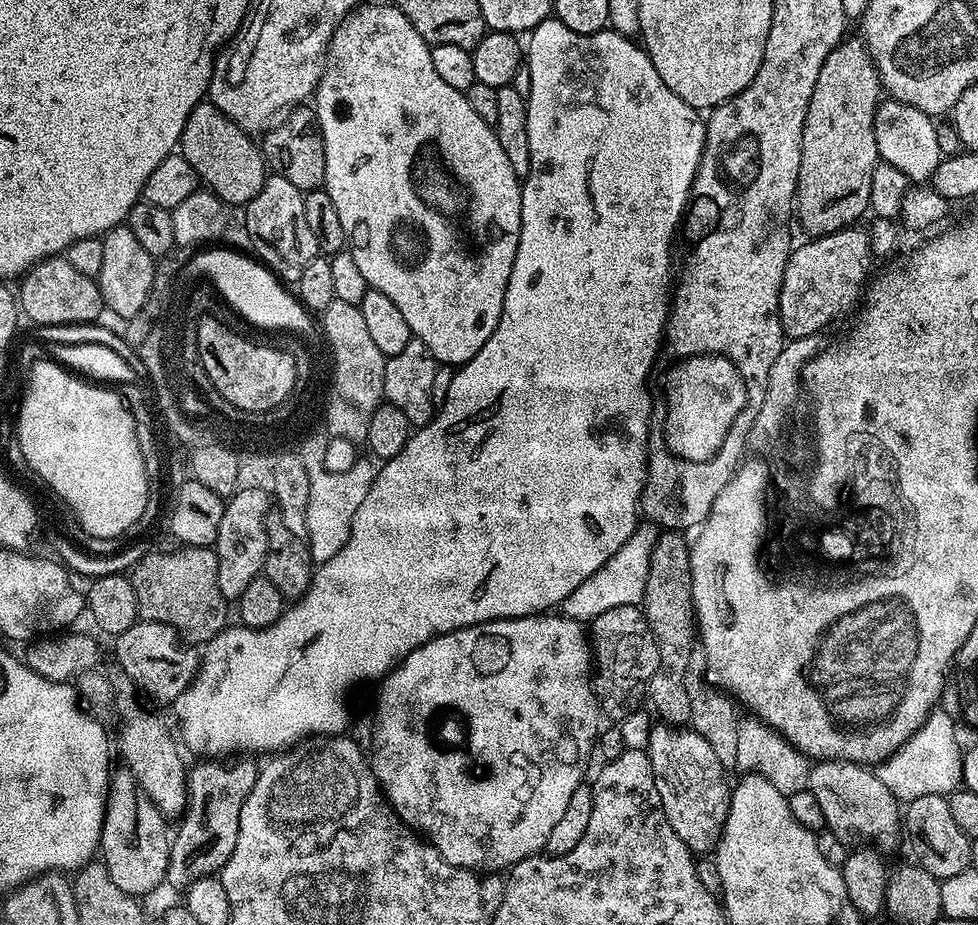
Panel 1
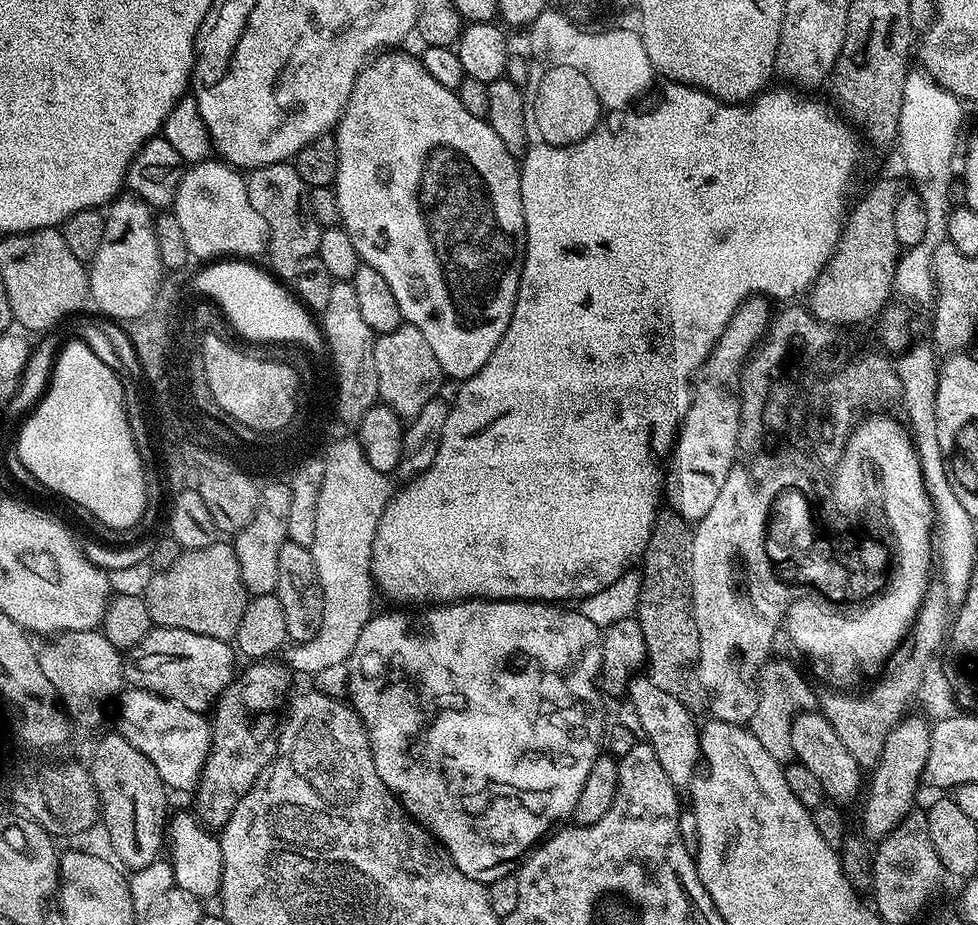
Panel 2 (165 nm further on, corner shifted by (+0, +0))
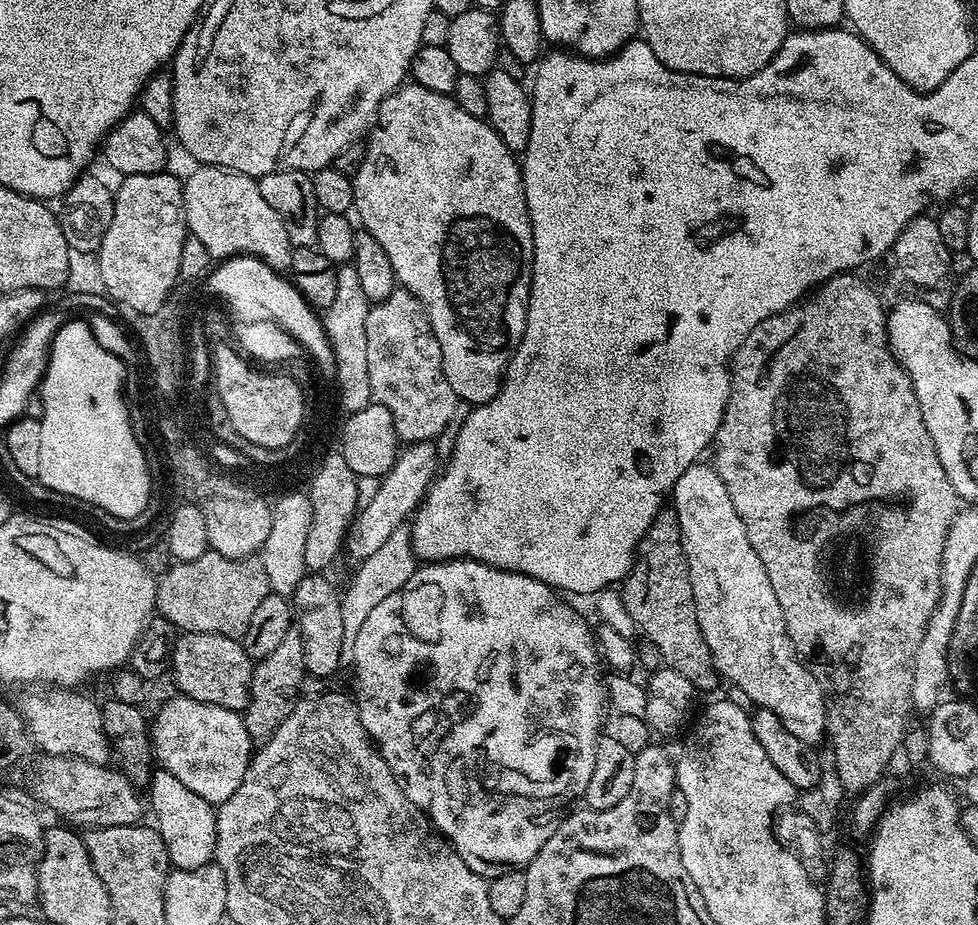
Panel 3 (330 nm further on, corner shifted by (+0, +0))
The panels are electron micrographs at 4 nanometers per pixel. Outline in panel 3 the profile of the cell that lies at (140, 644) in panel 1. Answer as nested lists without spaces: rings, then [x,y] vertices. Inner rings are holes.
[[[186,632],[176,637],[176,644],[172,647],[170,661],[170,676],[176,679],[176,684],[183,695],[198,702],[217,704],[228,708],[232,712],[240,712],[248,705],[248,687],[252,681],[254,662],[246,654],[240,640],[231,640],[222,634],[202,634],[201,632]]]

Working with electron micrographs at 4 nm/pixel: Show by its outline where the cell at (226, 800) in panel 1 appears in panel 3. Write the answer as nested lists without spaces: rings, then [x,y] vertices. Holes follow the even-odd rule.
[[[294,626],[272,653],[266,654],[266,658],[255,661],[252,669],[252,681],[248,687],[248,705],[242,709],[242,715],[244,729],[257,745],[265,744],[278,730],[278,726],[282,726],[282,722],[290,715],[301,695],[300,683],[304,678],[306,679],[303,638],[298,628]]]

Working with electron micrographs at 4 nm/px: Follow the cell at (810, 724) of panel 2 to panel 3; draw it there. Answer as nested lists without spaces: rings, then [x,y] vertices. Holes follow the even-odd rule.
[[[704,462],[691,464],[682,478],[678,478],[670,500],[678,514],[698,626],[702,630],[702,638],[706,638],[706,646],[710,646],[717,673],[723,679],[725,676],[738,691],[744,692],[746,699],[753,700],[756,708],[774,710],[794,738],[802,738],[802,742],[813,746],[819,745],[819,740],[825,739],[828,730],[824,691],[812,671],[796,655],[786,630],[786,618],[782,618],[782,606],[778,606],[774,586],[770,586],[766,566],[762,566],[762,558],[754,554],[754,546],[750,546],[750,538],[746,538],[746,526],[742,526],[742,518],[738,518],[738,510],[734,510],[734,502],[730,502],[730,494],[726,494],[722,478],[715,467],[708,465],[707,468]]]

